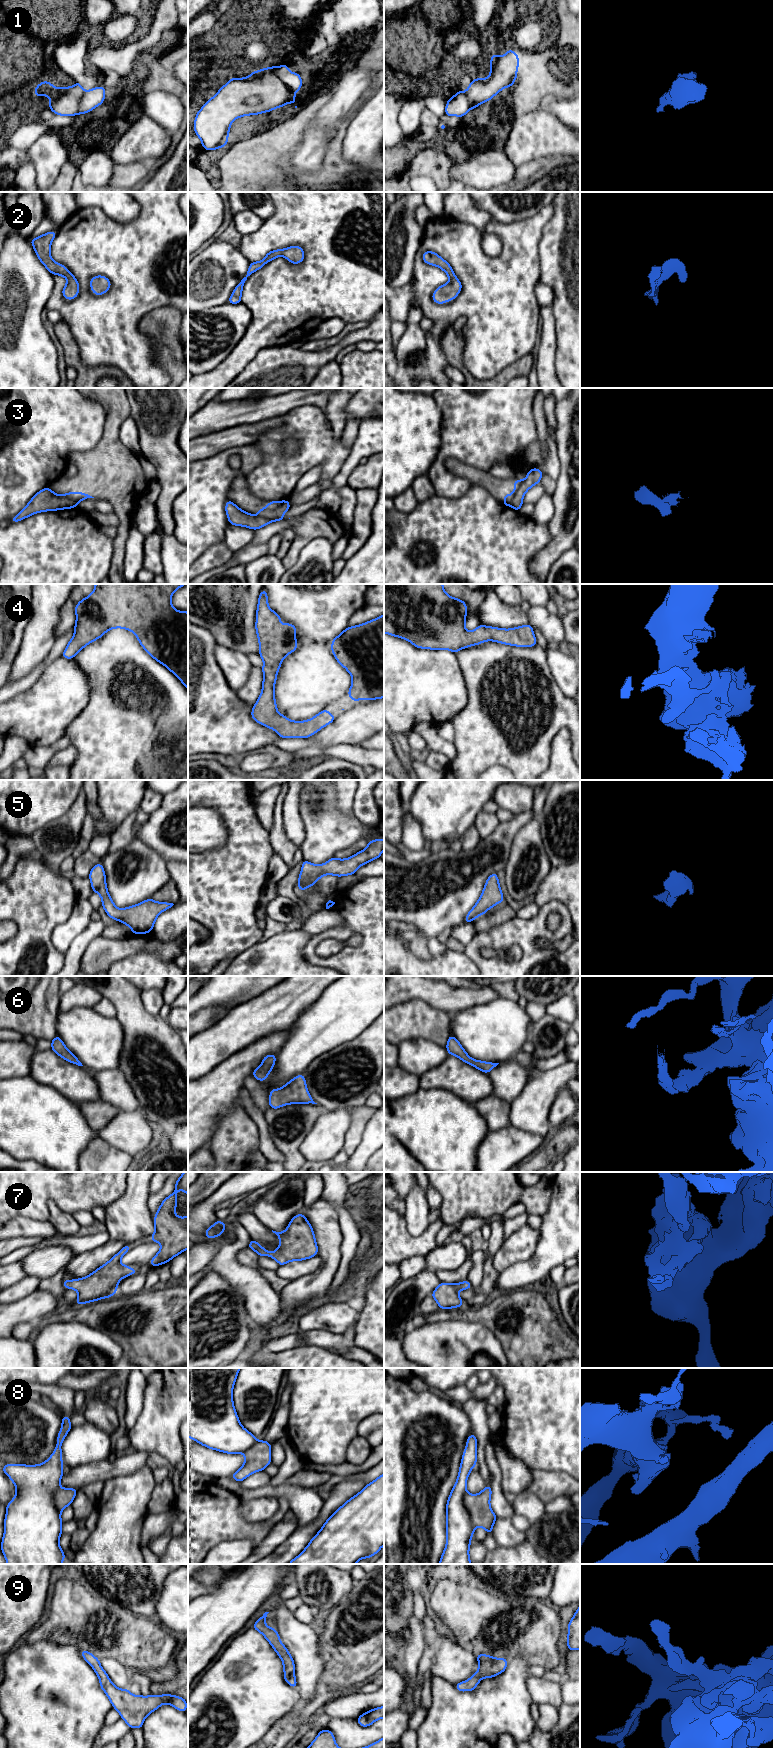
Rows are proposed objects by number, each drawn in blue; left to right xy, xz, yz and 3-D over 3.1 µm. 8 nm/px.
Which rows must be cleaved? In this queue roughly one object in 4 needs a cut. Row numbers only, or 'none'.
1, 3, 8

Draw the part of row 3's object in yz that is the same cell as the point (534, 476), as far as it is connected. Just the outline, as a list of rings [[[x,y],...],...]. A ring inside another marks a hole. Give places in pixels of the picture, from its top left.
[[[533,468],[528,471],[528,474],[524,480],[521,481],[520,487],[518,488],[516,494],[514,495],[510,506],[519,511],[523,505],[523,497],[525,493],[537,483],[540,483],[543,473],[538,468]]]

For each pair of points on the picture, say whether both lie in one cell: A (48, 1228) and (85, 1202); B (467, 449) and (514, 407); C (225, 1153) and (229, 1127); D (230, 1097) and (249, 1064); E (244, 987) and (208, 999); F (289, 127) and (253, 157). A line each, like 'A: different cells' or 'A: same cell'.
A: different cells
B: same cell
C: same cell
D: same cell
E: same cell
F: same cell

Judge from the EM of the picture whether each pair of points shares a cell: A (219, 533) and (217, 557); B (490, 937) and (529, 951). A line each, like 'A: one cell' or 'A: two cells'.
A: two cells
B: one cell

